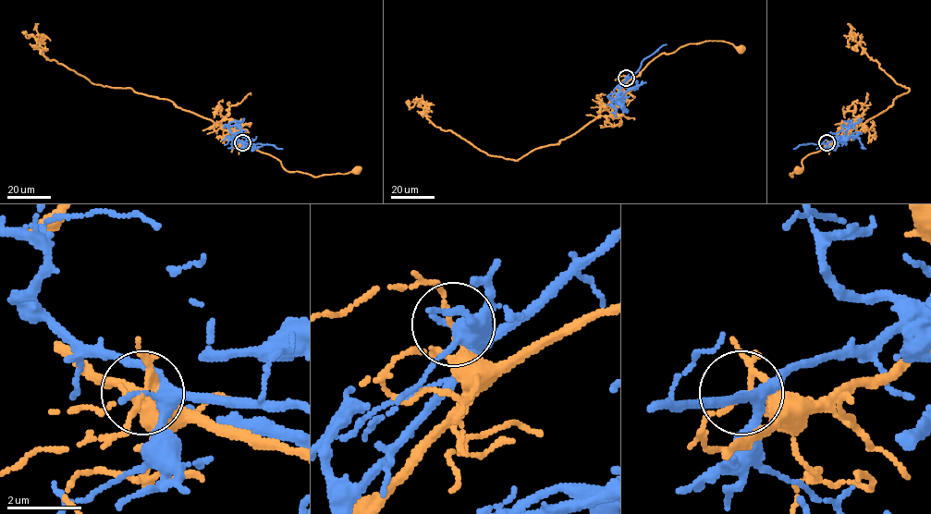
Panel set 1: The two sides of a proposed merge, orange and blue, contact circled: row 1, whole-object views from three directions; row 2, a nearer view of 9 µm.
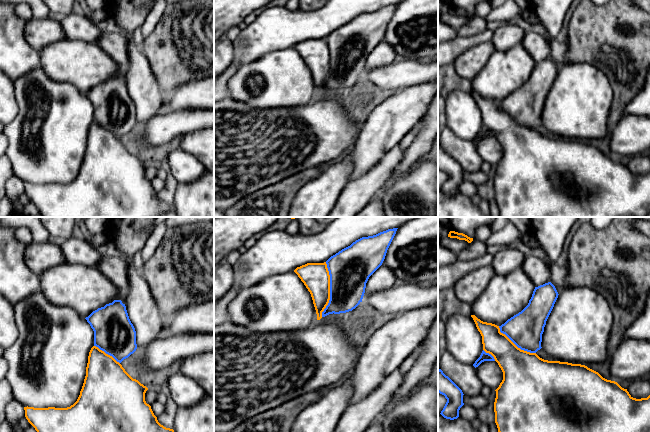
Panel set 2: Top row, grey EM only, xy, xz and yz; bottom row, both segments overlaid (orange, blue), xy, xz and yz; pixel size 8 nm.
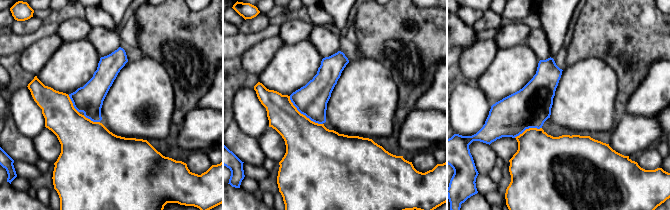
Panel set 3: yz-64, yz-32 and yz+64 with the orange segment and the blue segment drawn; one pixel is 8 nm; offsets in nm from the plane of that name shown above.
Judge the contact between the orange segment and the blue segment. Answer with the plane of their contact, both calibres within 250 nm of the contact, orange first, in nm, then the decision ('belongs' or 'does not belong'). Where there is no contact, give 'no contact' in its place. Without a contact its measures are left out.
contact in xz; calibres 220 and 340 nm; does not belong

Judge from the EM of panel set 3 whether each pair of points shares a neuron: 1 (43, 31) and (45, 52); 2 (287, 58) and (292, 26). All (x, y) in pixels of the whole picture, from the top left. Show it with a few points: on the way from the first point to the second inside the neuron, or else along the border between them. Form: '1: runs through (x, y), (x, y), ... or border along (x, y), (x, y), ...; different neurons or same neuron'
1: border along (60, 22), (54, 33), (39, 38), (24, 49); different neurons
2: border along (307, 38), (292, 44), (284, 44), (271, 59); different neurons

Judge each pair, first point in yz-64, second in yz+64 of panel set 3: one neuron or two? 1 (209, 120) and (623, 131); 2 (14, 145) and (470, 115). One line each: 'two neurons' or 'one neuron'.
1: one neuron
2: two neurons

